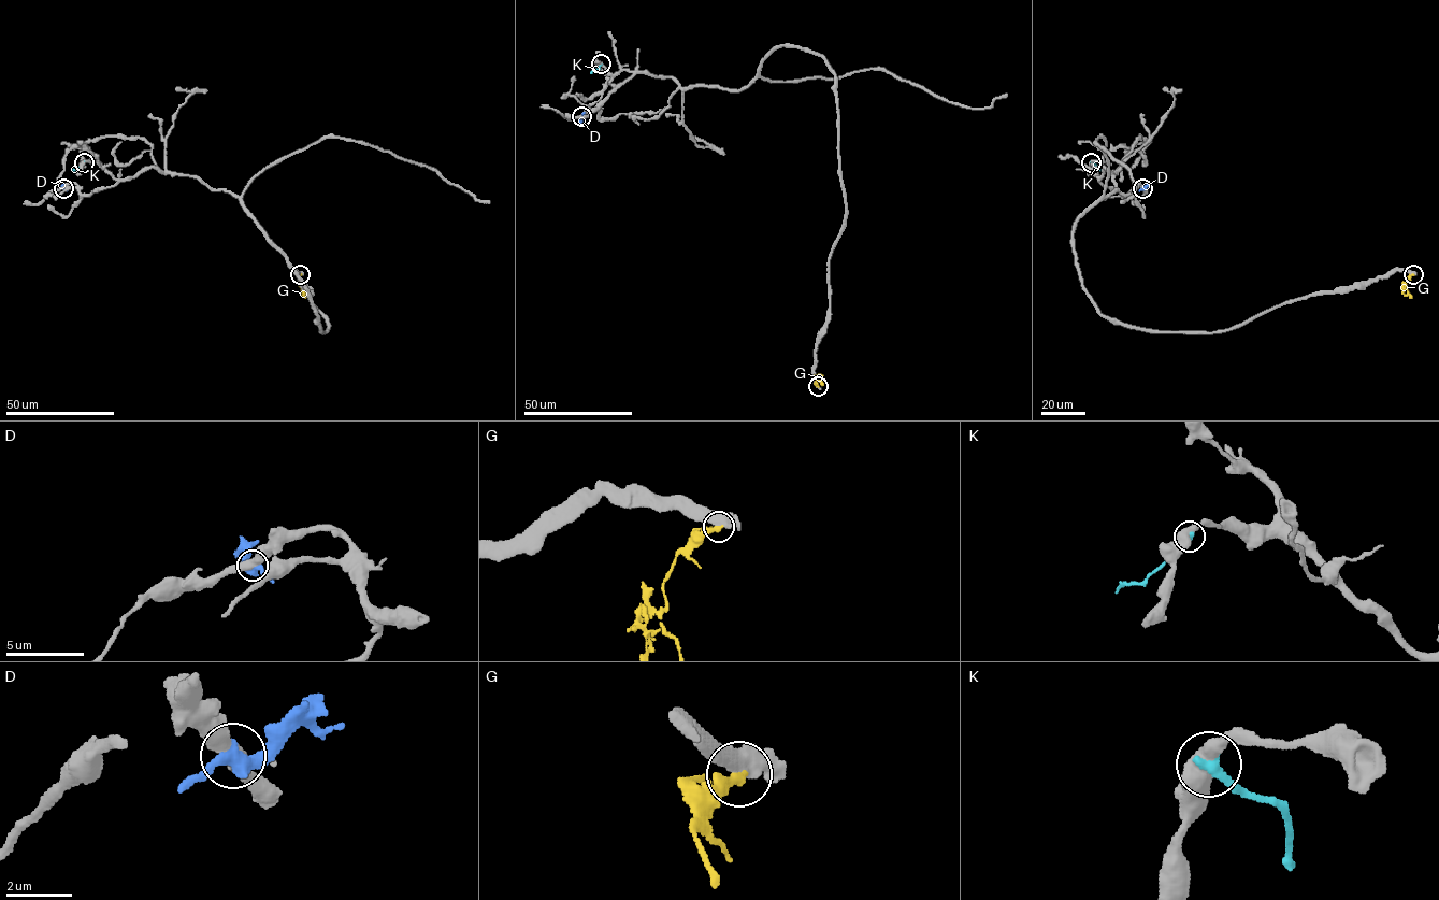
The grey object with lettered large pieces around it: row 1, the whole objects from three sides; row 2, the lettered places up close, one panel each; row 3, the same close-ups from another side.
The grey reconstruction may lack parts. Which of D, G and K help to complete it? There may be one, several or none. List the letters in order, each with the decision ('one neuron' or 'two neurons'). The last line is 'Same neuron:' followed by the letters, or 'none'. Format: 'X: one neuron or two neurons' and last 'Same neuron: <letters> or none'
D: two neurons
G: one neuron
K: two neurons
Same neuron: G

